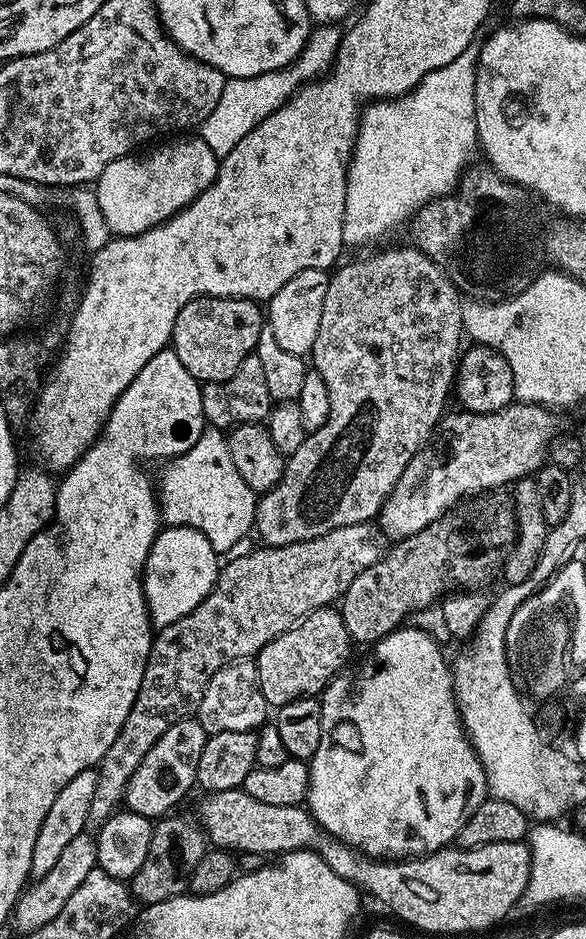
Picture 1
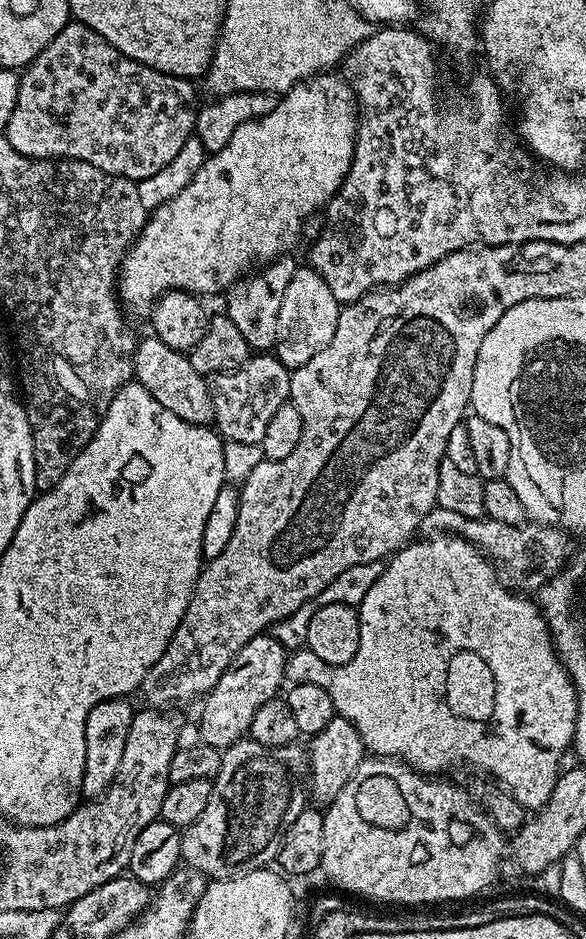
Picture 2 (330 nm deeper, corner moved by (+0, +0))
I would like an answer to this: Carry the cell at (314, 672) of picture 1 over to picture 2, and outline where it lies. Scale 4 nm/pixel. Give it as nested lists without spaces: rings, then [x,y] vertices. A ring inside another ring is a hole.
[[[271,634],[250,638],[250,642],[246,642],[246,646],[236,652],[235,658],[218,678],[216,685],[203,697],[204,709],[198,717],[203,743],[223,750],[245,739],[258,706],[277,699],[279,692],[276,691],[280,684],[285,683],[284,667],[288,658],[289,653]]]

